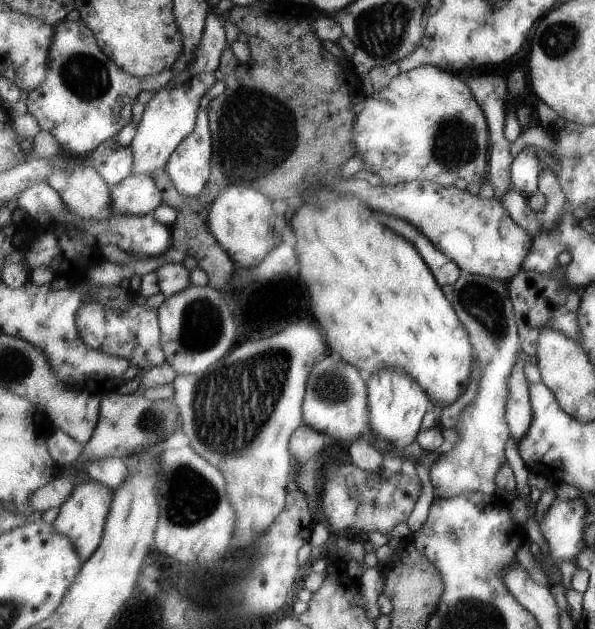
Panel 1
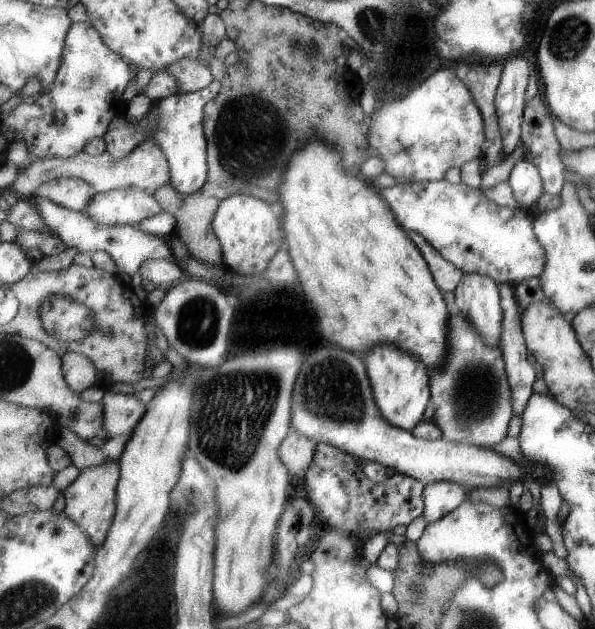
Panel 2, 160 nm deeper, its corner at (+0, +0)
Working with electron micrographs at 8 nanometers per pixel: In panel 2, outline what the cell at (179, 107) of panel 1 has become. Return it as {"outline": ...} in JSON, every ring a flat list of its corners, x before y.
{"outline":[[140,137,137,148,121,160,115,160,109,152,100,155,90,155,84,150,79,152,78,155,69,158,35,158,33,164,26,171,18,172,17,177,8,189,17,196,33,198,38,186,48,180,61,177,77,177,91,184,96,193,137,187,155,195,162,186,172,182,170,162,157,141,141,139,142,137]]}

